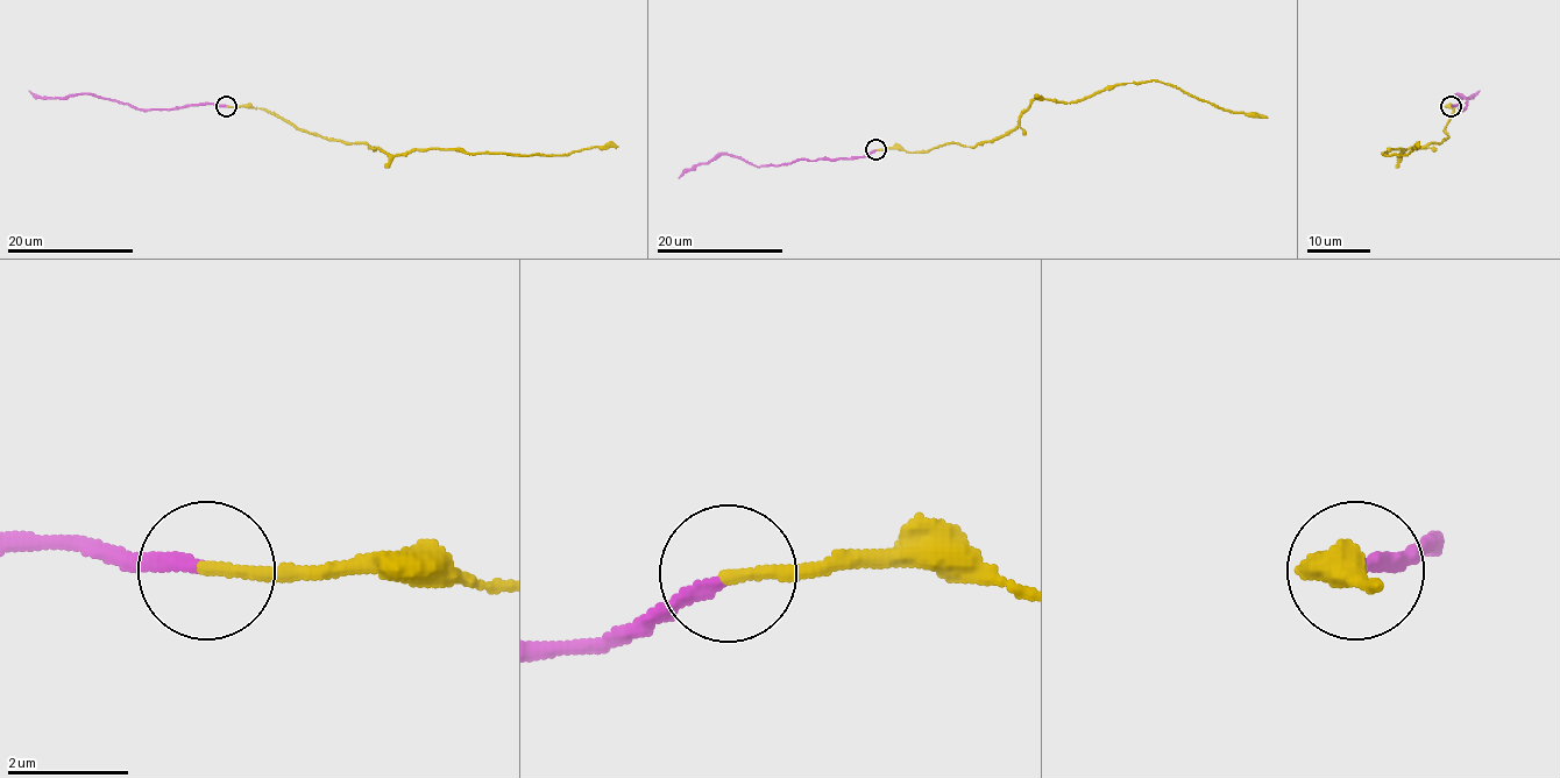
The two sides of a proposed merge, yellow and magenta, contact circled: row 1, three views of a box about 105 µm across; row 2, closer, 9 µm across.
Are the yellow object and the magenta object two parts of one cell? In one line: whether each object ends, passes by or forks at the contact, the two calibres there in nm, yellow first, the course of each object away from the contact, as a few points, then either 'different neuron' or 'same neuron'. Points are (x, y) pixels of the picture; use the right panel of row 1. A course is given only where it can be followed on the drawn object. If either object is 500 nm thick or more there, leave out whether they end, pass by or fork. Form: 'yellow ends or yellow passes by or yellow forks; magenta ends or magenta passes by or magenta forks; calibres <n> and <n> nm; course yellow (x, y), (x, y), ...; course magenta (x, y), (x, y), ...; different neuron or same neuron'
yellow ends; magenta ends; calibres 220 and 240 nm; course yellow (1452, 106), (1454, 108), (1444, 141), (1405, 149), (1401, 155), (1402, 149), (1382, 154), (1406, 155), (1419, 146); course magenta (1452, 106), (1466, 107), (1467, 99), (1456, 94), (1470, 98), (1480, 90); different neuron

